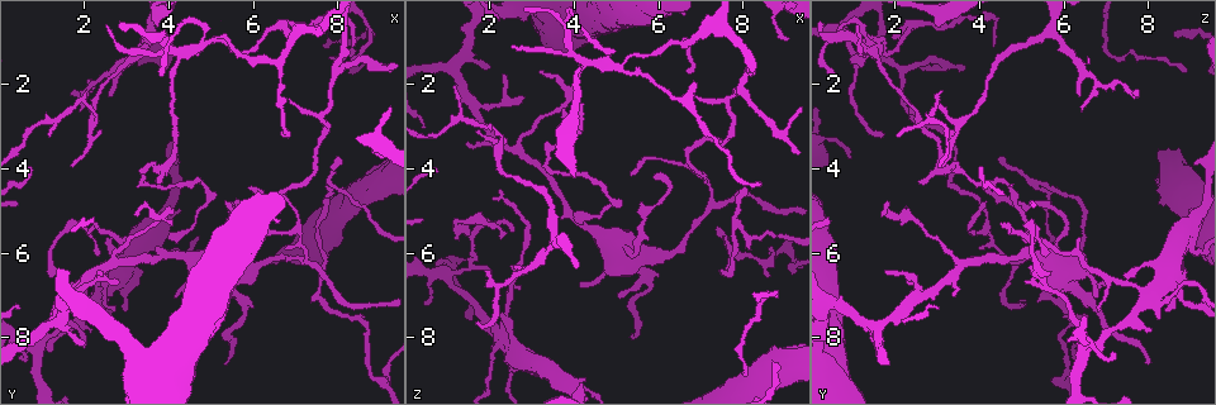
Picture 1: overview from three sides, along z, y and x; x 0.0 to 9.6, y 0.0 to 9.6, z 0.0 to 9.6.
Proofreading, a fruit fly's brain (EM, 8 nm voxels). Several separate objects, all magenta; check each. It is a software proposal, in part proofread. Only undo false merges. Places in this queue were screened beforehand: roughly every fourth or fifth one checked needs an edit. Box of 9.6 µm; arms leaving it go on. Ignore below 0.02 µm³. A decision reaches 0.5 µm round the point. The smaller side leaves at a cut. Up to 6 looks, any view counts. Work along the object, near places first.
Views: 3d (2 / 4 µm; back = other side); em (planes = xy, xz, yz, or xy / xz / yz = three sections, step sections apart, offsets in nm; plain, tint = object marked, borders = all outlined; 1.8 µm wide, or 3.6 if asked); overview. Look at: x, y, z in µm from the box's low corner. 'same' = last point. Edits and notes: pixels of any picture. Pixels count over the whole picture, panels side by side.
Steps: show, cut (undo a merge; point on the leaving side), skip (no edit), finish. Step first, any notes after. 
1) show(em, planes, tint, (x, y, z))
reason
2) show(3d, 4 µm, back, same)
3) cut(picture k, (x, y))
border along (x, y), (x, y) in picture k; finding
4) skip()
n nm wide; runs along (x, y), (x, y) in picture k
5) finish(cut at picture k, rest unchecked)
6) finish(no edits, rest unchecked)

show(em, planes, tint, (4.40, 1.30, 1.45))
branch point

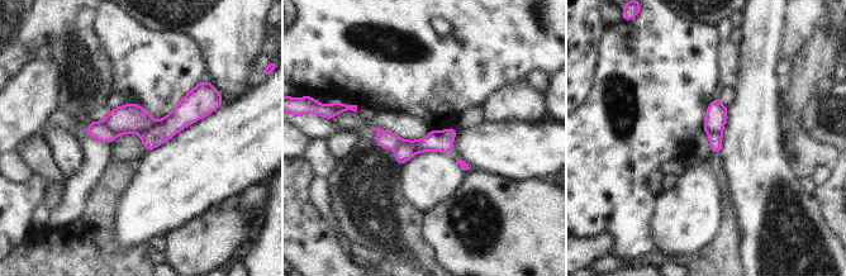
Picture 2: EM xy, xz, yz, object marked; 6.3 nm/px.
cut(picture 2, (131, 118))
two cells meet here

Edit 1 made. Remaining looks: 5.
show(overview)

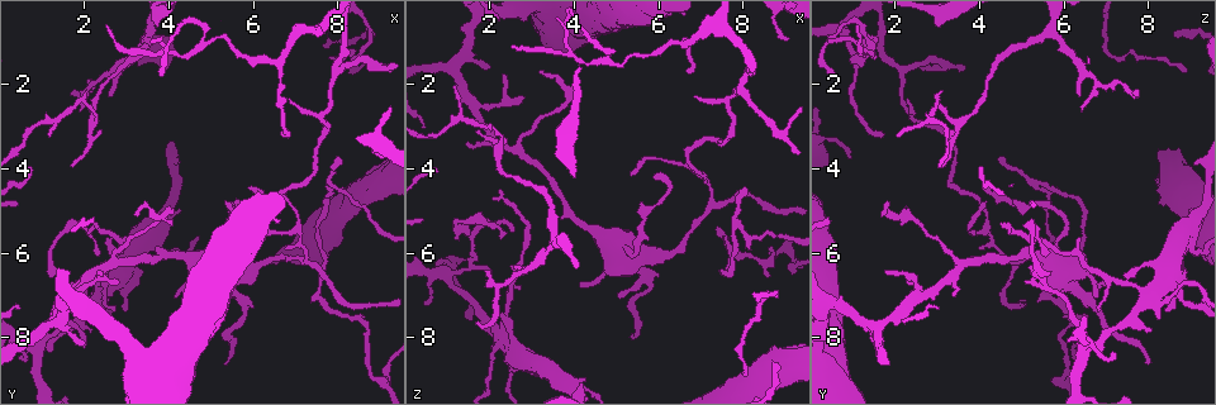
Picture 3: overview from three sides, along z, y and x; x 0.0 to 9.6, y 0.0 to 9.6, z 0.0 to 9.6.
show(em, planes, tint, (1.20, 5.90, 5.25))

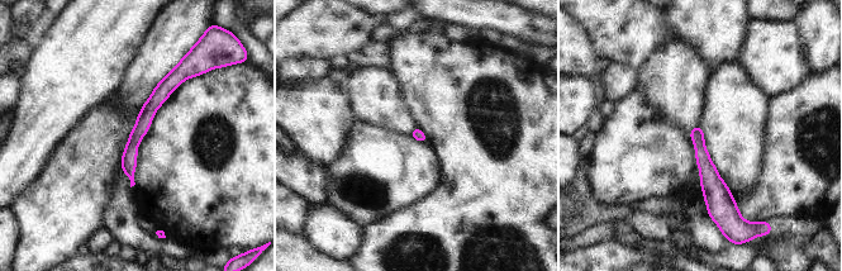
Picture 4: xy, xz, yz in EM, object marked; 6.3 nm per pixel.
skip()
runs along (176, 75), (133, 141), (131, 174) in picture 4; all the same cell

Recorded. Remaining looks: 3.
show(em, planes, tint, (1.05, 8.15, 6.65))
looks like a crossing

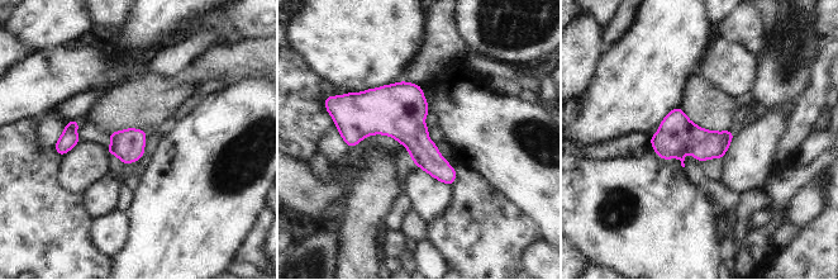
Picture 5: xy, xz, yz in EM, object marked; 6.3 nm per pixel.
skip()
one cell here

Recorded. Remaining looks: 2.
finish(cut at picture 2, rest unchecked)

